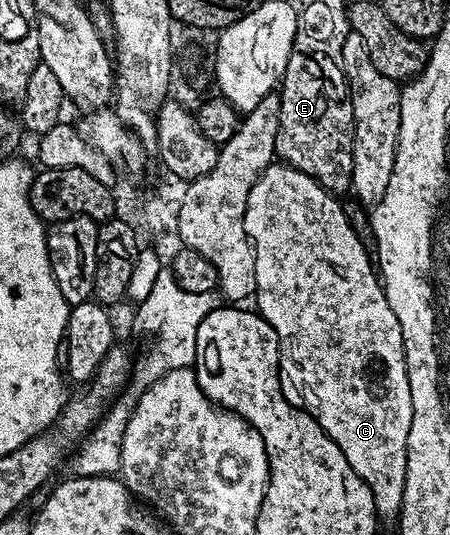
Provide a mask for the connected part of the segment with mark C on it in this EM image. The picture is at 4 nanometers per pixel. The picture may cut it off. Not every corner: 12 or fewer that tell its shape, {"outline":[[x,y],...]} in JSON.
{"outline":[[250,188],[281,375],[399,519],[402,324],[329,191]]}

